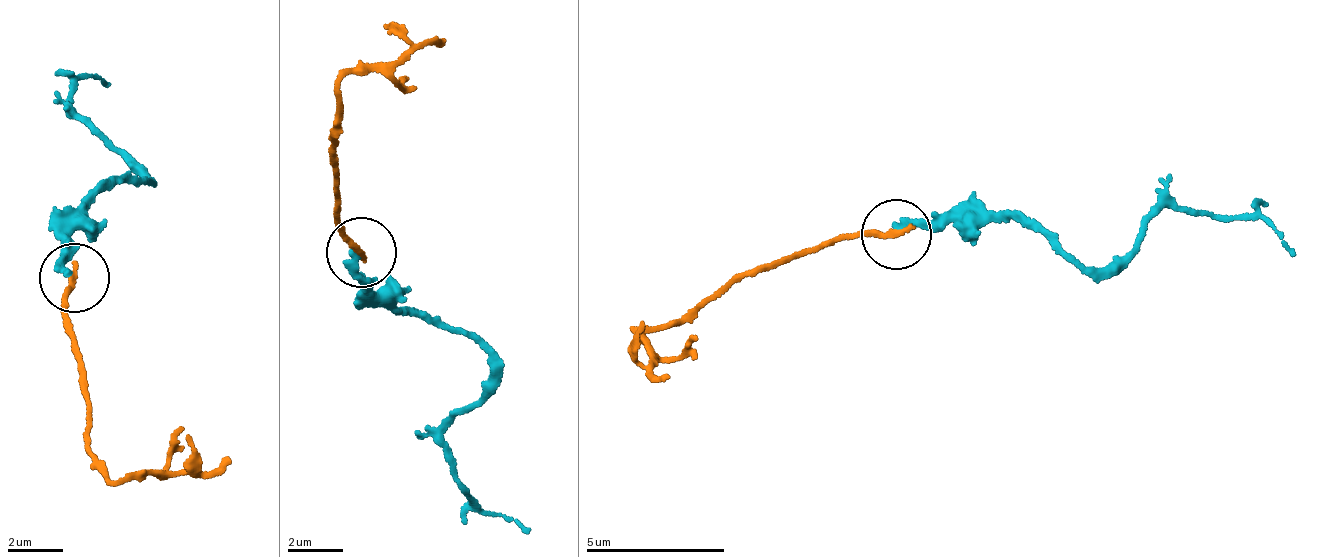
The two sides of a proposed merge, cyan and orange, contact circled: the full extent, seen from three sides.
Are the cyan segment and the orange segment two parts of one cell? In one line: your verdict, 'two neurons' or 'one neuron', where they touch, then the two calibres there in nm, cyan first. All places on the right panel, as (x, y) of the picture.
two neurons; place (896, 234); calibres 280 and 220 nm

